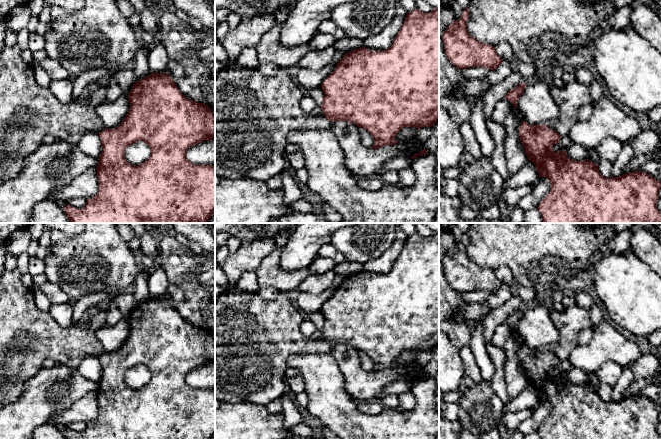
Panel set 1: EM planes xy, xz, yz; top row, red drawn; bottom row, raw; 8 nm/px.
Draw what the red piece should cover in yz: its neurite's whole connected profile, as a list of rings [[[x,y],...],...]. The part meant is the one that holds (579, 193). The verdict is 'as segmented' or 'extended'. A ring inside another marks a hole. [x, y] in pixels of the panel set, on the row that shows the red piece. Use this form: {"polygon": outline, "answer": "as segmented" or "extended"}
{"polygon": [[[525,119],[519,126],[519,137],[529,161],[535,164],[539,177],[547,177],[551,181],[549,193],[539,203],[542,223],[661,223],[661,211],[657,208],[661,182],[648,173],[640,170],[625,173],[619,177],[604,177],[598,165],[588,158],[580,161],[567,156],[567,150],[552,150],[561,135],[544,124],[532,125]]], "answer": "as segmented"}

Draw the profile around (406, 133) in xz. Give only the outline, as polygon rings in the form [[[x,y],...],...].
[[[403,127],[394,137],[394,140],[398,142],[408,141],[415,137],[416,130],[416,127]]]

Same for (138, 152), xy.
[[[138,140],[128,145],[125,149],[125,159],[132,165],[145,162],[151,155],[150,146],[143,140]]]

